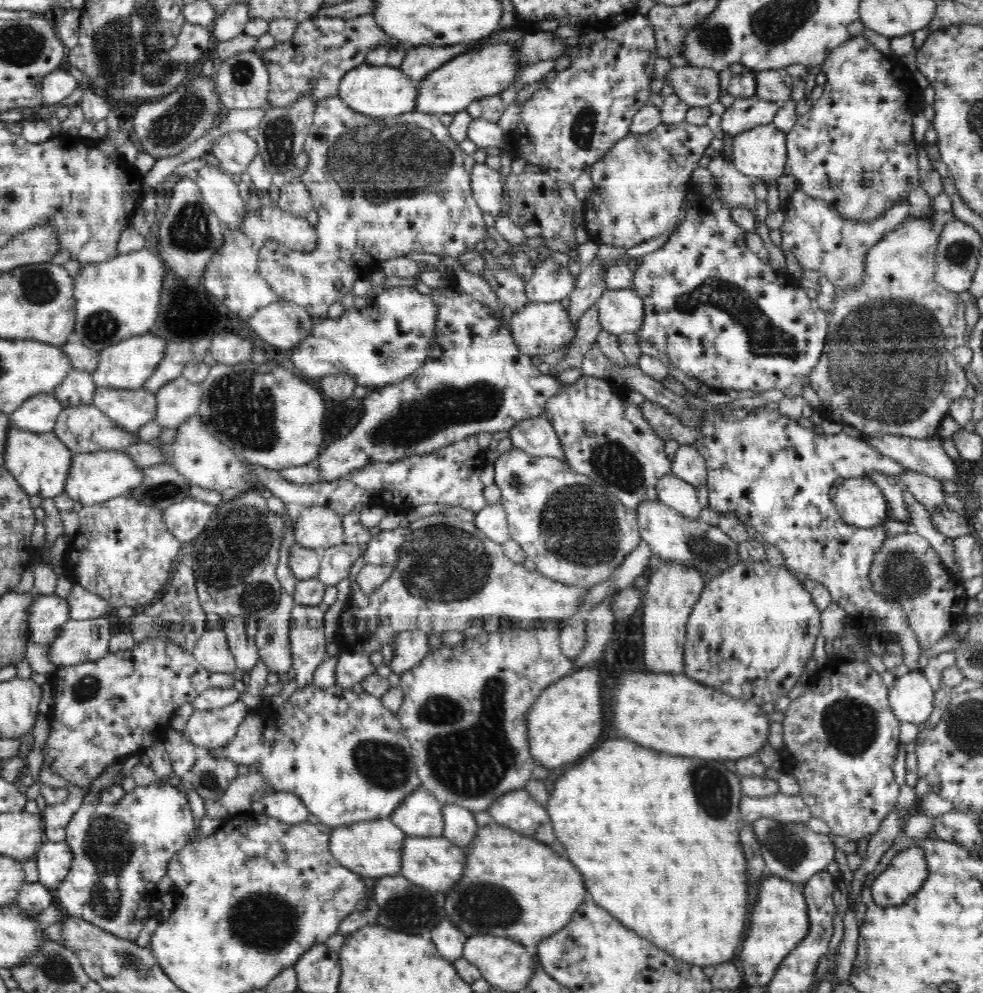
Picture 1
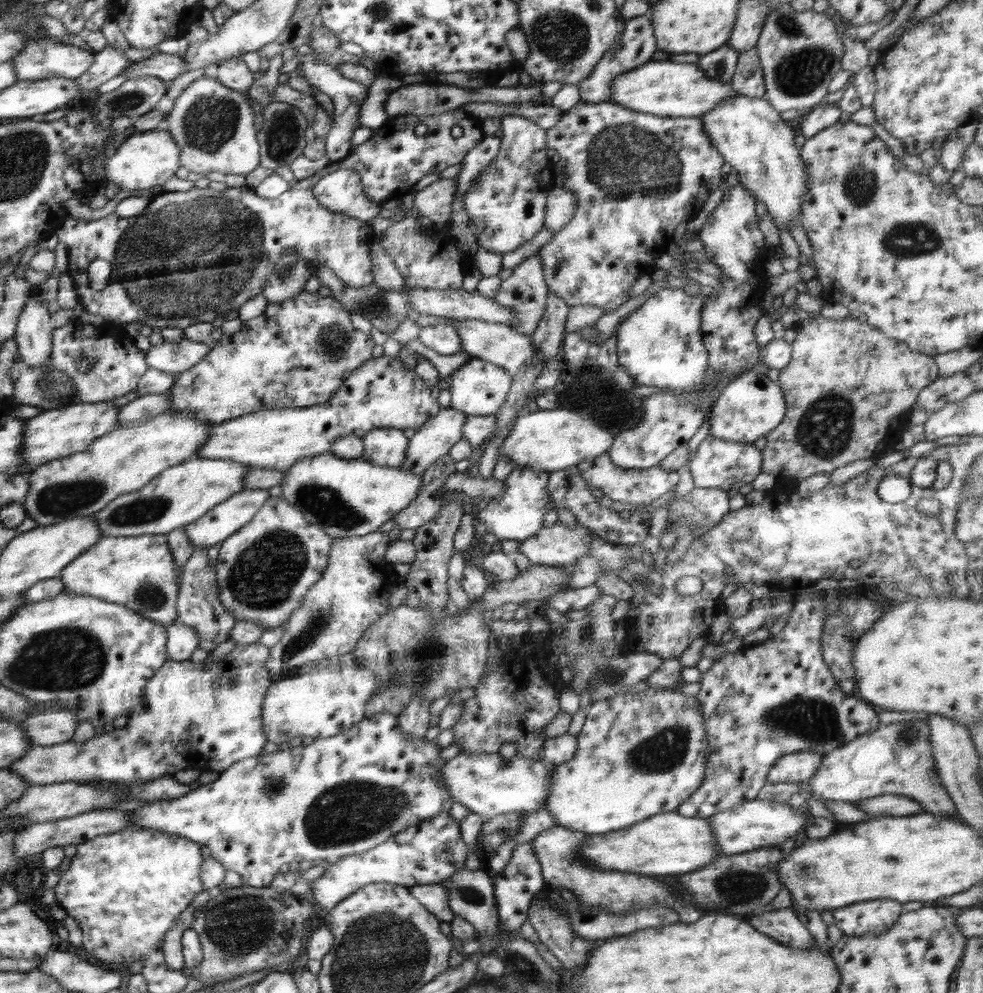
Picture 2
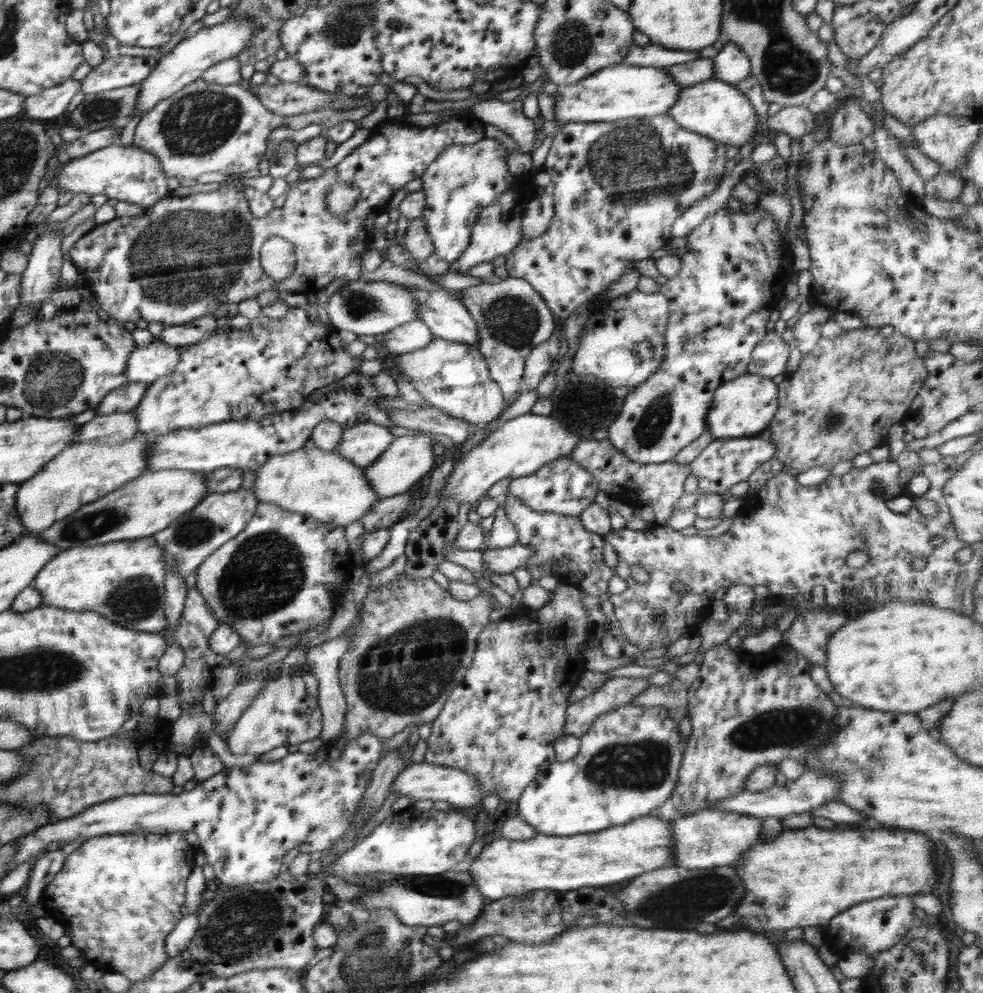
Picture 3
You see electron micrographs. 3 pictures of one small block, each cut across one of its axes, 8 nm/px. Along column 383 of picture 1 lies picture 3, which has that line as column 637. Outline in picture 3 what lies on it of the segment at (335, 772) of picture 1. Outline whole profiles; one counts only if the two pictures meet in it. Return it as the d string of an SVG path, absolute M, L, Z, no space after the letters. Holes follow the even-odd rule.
M632 701L624 705L618 705L618 707L614 708L614 711L604 712L594 719L594 722L590 725L590 729L580 737L580 750L574 758L566 760L563 763L555 762L534 777L534 780L526 786L523 790L523 794L517 800L518 816L526 821L526 823L530 824L530 826L533 826L539 833L548 836L552 834L556 836L570 836L595 833L605 828L626 824L626 822L630 822L632 819L648 815L654 808L662 806L662 804L671 797L674 788L676 788L678 770L681 766L684 750L686 750L686 744L687 740L680 735L678 721L670 717L670 713L668 713L666 707L647 707L636 705L636 703L632 703Z

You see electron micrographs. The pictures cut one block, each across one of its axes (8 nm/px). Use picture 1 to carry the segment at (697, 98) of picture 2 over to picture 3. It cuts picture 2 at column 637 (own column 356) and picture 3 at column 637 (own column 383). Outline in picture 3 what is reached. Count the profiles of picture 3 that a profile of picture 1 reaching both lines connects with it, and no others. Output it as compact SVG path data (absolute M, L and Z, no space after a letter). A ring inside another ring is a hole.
M618 64L609 68L602 68L602 71L594 72L592 76L586 76L584 80L576 84L558 84L558 92L553 94L554 98L554 120L559 122L580 121L580 122L606 122L618 119L630 119L642 116L666 115L670 106L680 98L680 92L684 85L676 83L674 77L662 68L638 67Z

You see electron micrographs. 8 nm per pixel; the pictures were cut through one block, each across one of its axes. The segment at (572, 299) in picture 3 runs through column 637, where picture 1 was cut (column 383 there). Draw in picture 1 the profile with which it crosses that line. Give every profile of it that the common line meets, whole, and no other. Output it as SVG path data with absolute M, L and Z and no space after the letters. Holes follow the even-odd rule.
M339 96L324 98L315 106L312 126L304 142L302 151L309 157L305 172L300 177L304 187L308 189L313 207L318 213L318 222L315 225L317 245L312 252L295 251L276 240L268 239L258 251L257 269L268 286L282 299L294 301L303 306L313 318L326 318L327 311L334 302L341 302L342 298L353 292L352 288L356 280L369 279L373 267L377 263L399 256L412 254L412 252L426 252L426 254L438 254L459 258L465 252L474 252L479 249L485 235L486 227L482 220L482 209L477 206L471 189L471 172L475 165L473 155L464 153L460 149L459 142L454 140L448 132L448 127L442 124L439 115L420 111L404 112L398 116L378 118L356 112Z

